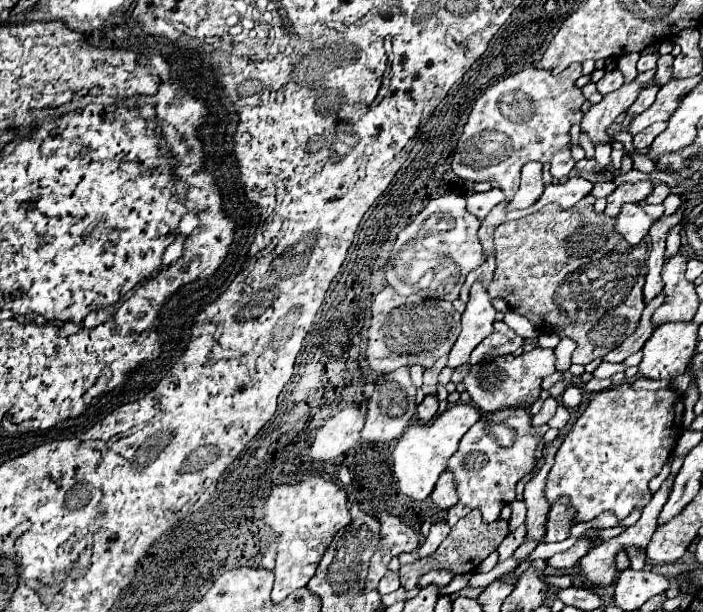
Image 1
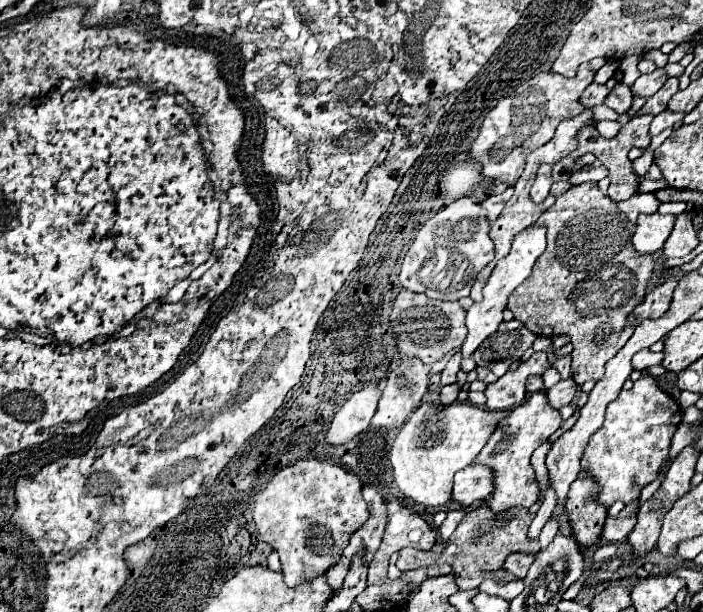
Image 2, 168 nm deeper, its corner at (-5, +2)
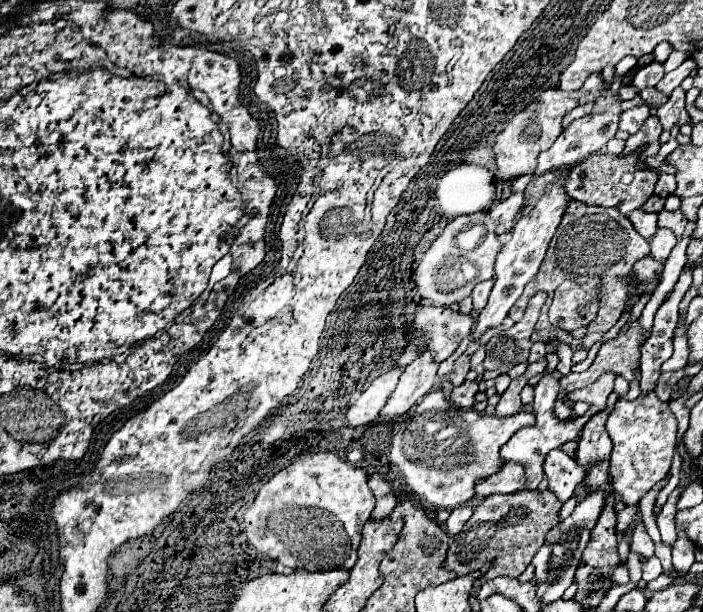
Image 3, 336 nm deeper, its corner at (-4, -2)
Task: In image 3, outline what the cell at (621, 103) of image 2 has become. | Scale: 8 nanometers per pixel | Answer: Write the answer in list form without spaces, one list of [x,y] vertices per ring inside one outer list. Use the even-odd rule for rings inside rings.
[[[643,104],[643,106],[635,106],[635,108],[629,108],[625,112],[621,112],[619,116],[619,128],[633,134],[641,128],[643,120],[649,116],[649,108]]]

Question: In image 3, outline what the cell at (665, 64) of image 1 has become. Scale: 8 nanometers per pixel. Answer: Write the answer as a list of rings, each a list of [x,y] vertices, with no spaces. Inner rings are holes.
[[[649,116],[643,122],[643,128],[634,135],[630,135],[626,140],[625,148],[621,154],[623,156],[630,154],[640,146],[649,144],[649,148],[645,150],[645,156],[655,156],[659,152],[659,134],[661,134],[661,124],[657,120],[657,116]]]

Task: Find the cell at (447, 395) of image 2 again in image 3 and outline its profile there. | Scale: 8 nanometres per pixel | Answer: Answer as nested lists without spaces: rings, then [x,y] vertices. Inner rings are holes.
[[[465,380],[461,386],[453,388],[451,392],[451,402],[457,406],[457,408],[471,408],[475,404],[475,394],[477,394],[477,382],[469,382]]]

